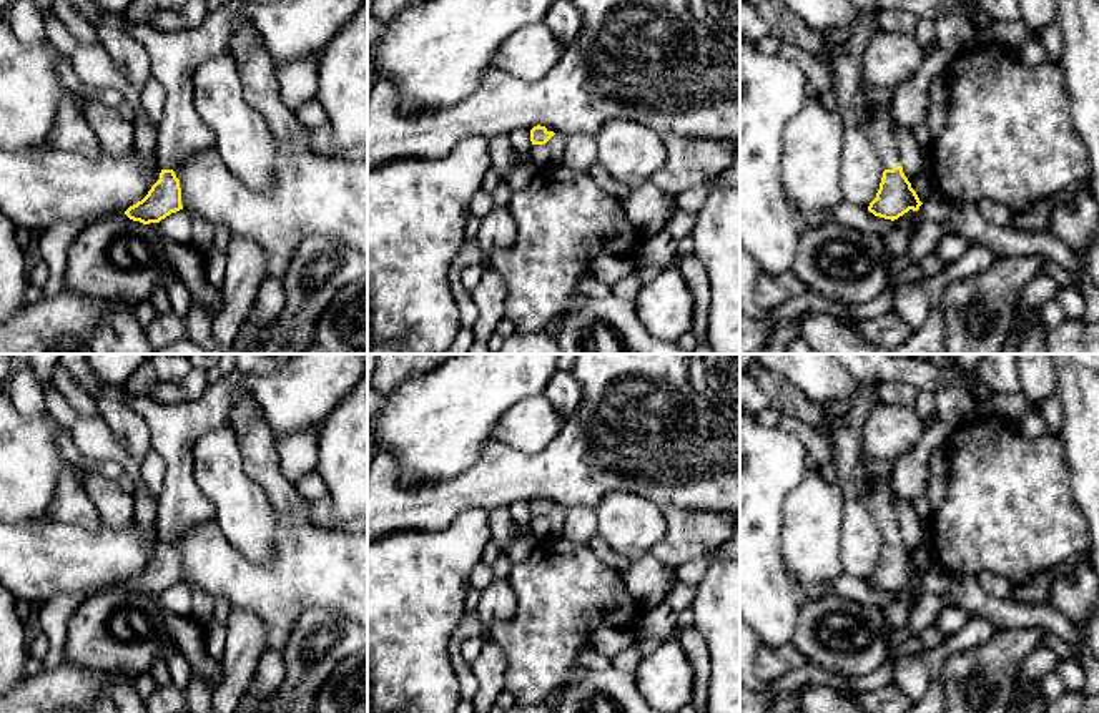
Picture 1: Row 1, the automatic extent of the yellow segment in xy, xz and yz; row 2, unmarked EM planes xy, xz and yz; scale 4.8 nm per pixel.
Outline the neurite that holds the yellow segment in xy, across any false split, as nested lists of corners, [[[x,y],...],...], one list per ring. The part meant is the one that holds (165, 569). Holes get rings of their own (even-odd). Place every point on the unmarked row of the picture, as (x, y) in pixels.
[[[249,374],[243,379],[223,376],[200,397],[176,404],[126,394],[128,404],[150,429],[151,449],[166,462],[163,490],[156,505],[160,552],[141,573],[125,583],[130,592],[143,597],[160,595],[183,582],[180,552],[173,542],[201,522],[216,520],[211,500],[201,492],[193,475],[195,442],[206,430],[226,424],[233,404],[249,391],[253,377]]]

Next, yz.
[[[876,401],[866,416],[861,452],[868,472],[870,489],[856,495],[871,512],[883,532],[883,550],[876,570],[868,583],[885,592],[898,592],[909,582],[923,577],[903,545],[899,522],[886,480],[870,474],[870,464],[878,460],[898,460],[908,454],[923,437],[924,424],[916,409]]]

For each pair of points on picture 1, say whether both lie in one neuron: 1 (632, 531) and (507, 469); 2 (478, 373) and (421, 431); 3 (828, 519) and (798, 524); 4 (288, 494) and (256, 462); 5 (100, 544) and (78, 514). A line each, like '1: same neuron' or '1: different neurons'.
1: different neurons
2: same neuron
3: same neuron
4: same neuron
5: different neurons

